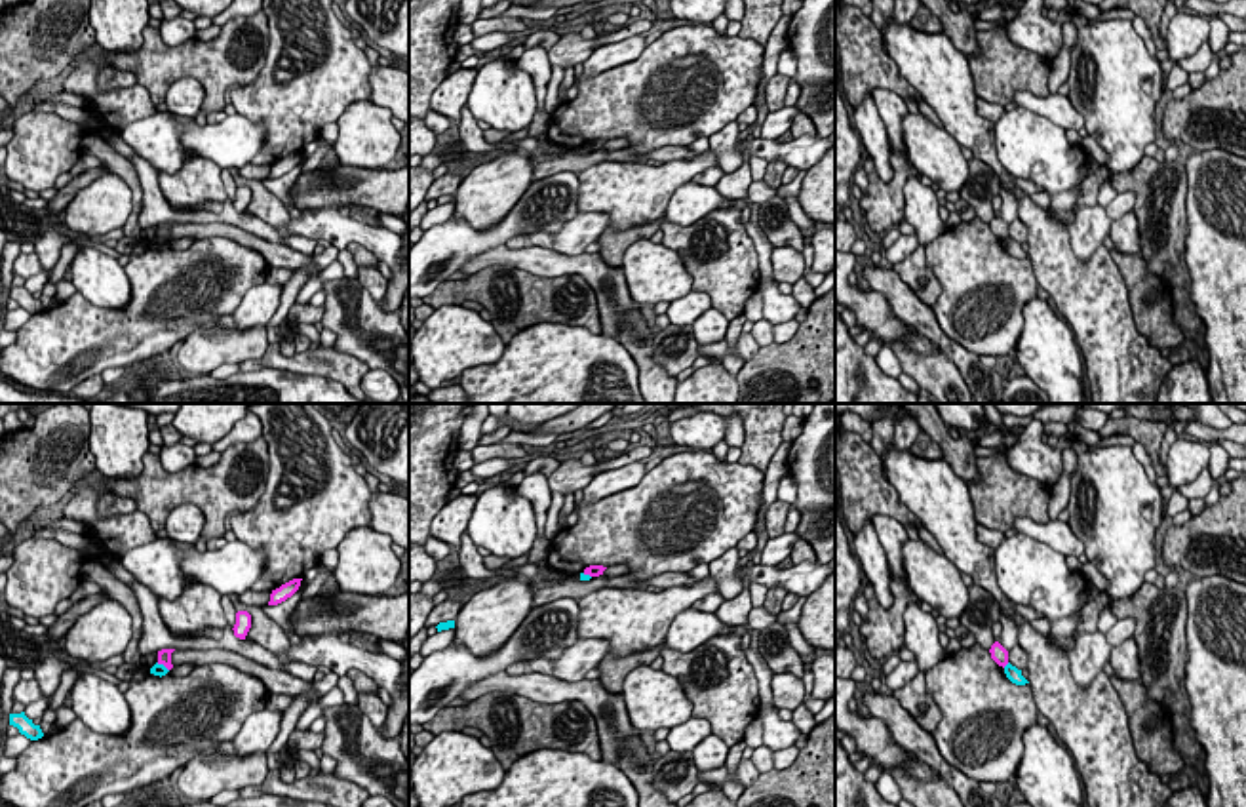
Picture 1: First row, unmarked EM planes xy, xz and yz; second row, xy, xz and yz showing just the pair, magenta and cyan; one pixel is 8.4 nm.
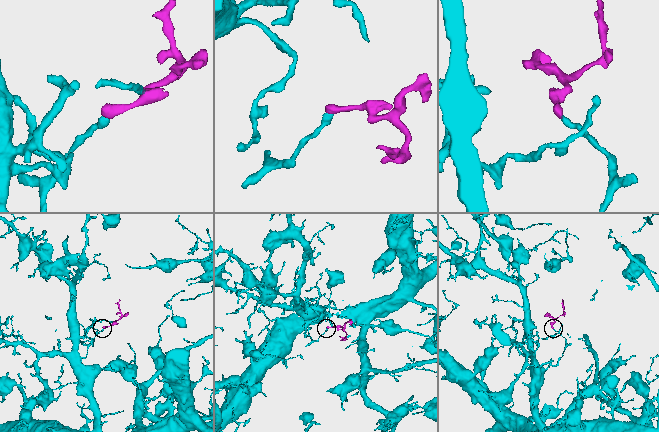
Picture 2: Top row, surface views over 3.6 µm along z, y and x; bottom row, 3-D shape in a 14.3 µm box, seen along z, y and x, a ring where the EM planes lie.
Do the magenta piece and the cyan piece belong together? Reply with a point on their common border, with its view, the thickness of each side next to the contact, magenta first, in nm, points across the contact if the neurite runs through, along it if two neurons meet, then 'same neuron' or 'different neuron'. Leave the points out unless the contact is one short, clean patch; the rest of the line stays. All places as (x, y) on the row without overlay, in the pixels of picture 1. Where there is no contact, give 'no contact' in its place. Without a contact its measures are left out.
meets magenta in yz at (1005, 238); 140 nm thick on the magenta side, 120 nm on the other; border along yz (1009, 236), (1003, 240); different neuron

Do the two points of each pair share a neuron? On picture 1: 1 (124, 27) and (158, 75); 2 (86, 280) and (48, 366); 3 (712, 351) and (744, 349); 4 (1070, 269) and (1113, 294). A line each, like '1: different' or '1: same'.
1: different
2: different
3: same
4: same

